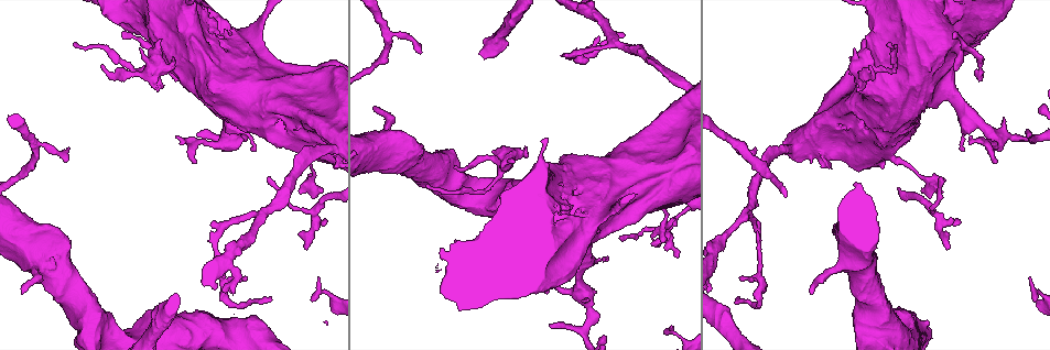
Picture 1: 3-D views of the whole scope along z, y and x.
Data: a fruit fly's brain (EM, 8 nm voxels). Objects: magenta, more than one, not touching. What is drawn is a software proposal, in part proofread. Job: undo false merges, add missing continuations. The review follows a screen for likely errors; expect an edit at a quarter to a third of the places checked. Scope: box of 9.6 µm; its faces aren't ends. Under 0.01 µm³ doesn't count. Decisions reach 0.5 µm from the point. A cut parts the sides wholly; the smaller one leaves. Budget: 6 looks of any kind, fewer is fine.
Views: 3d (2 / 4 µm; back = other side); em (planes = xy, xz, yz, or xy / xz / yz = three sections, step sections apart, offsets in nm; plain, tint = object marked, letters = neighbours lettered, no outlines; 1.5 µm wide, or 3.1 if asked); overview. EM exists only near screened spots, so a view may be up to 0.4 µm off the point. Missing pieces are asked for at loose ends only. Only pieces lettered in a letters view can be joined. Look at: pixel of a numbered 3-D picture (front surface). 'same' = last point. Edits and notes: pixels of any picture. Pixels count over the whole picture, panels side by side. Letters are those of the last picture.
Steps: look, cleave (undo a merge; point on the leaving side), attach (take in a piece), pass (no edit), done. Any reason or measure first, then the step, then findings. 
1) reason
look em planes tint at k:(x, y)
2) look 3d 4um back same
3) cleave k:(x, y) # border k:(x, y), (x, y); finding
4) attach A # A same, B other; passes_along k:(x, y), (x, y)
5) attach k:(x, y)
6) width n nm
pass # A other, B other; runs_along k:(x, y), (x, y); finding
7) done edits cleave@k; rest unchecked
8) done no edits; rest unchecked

look em planes letters at 1:(894, 159)

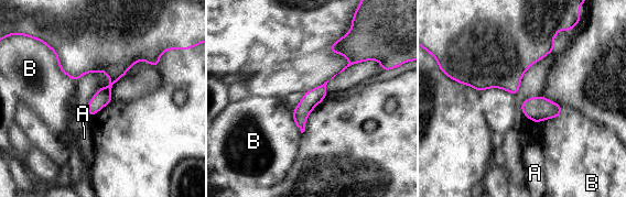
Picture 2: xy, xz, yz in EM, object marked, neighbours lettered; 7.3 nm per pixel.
width 130 nm; longest_contact B 340 nm
pass # A other, B other; continuous, no second neuron

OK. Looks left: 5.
an open end
look em planes letters at 1:(375, 107)

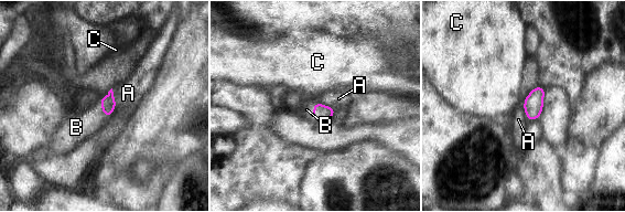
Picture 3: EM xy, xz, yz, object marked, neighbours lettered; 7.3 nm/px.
attach B # A other, B same, C other; passes_along 3:(108, 103), (101, 109), (76, 127); it goes on there

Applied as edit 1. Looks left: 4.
look overview

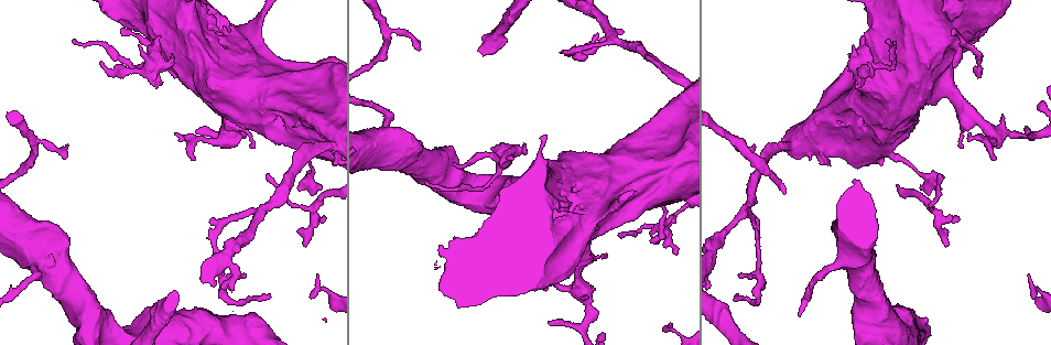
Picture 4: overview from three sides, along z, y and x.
free end
look em xz step 4 tint at 4:(862, 86)

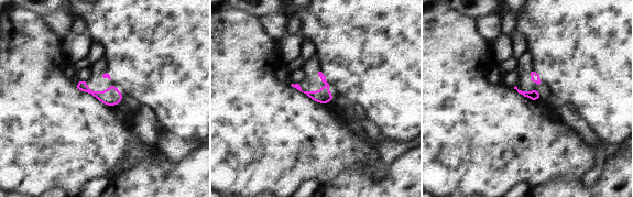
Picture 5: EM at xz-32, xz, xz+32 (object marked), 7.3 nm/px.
another direction
look em planes letters same

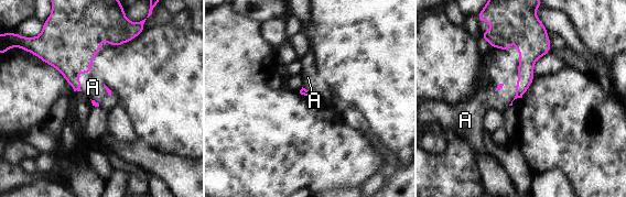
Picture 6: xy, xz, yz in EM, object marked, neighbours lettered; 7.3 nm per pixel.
attach A # A same; passes_along 6:(69, 47), (78, 80), (93, 87); it goes on there

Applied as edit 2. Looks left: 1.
done edits attach@3, attach@6; rest unchecked

